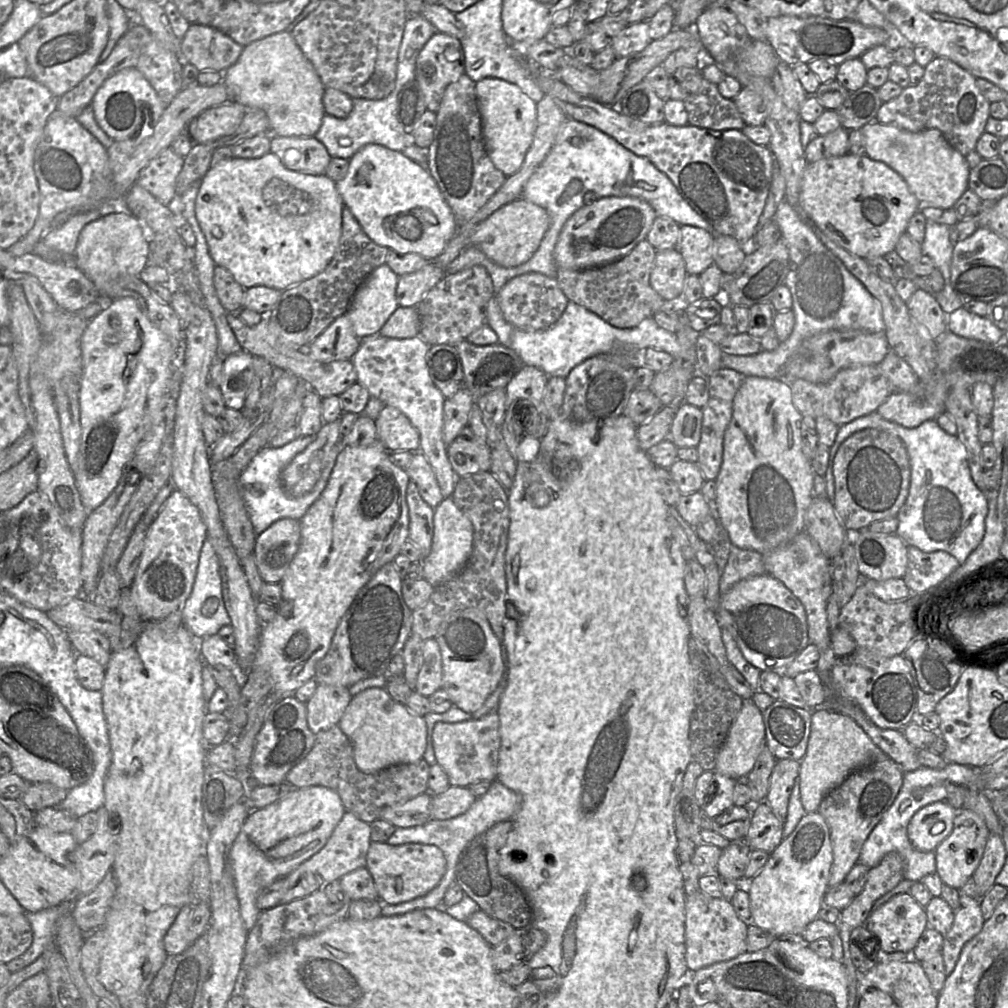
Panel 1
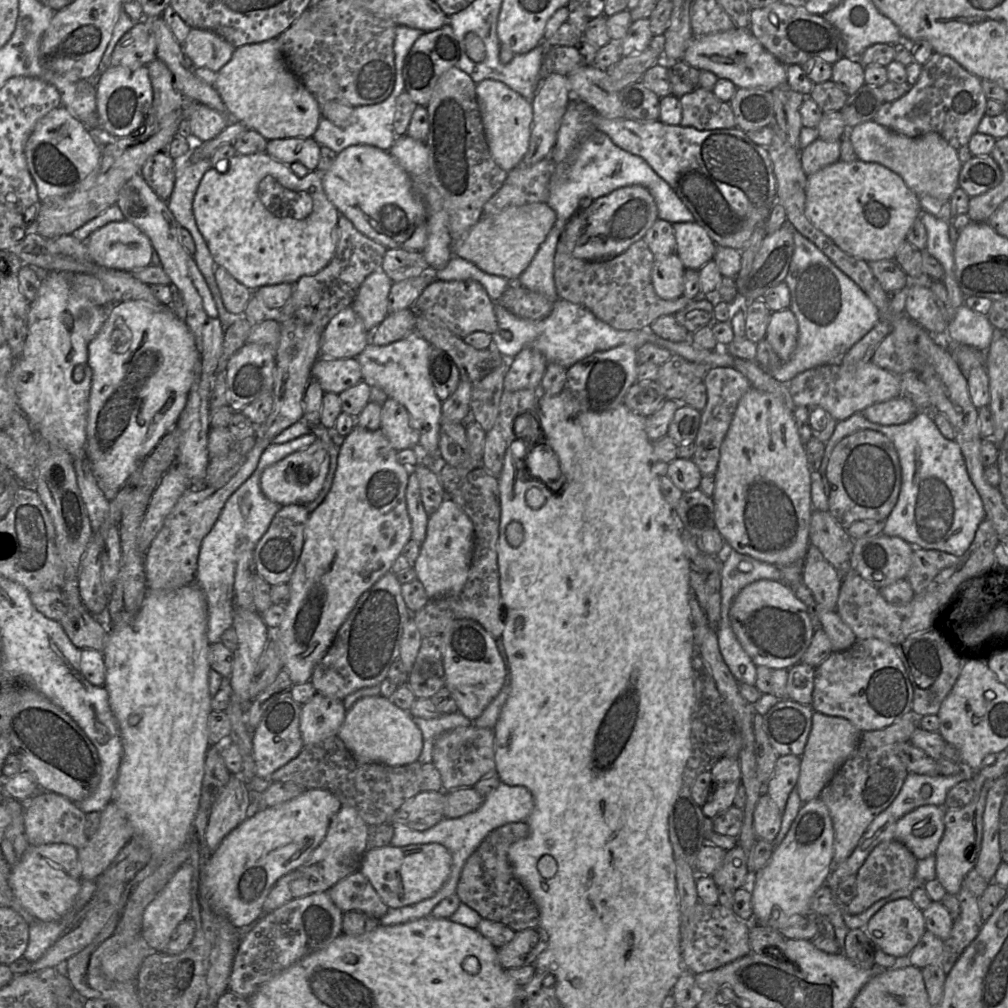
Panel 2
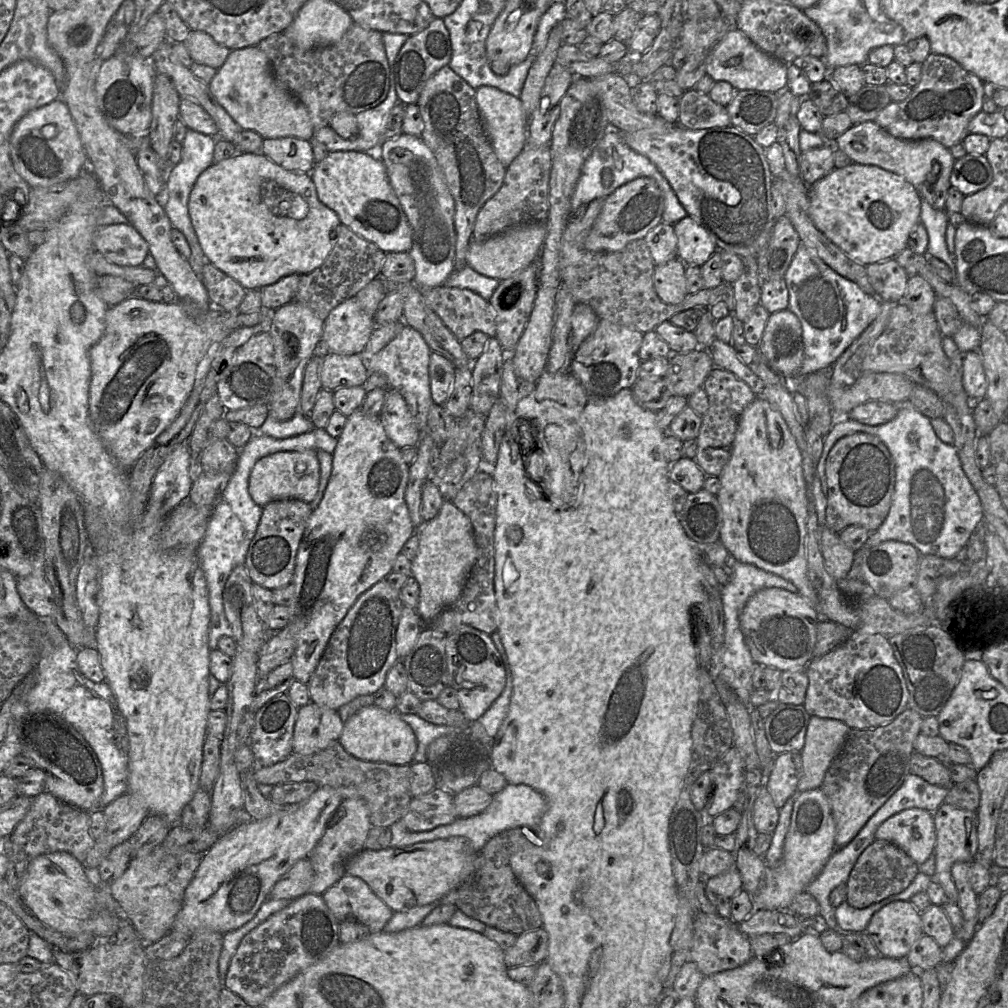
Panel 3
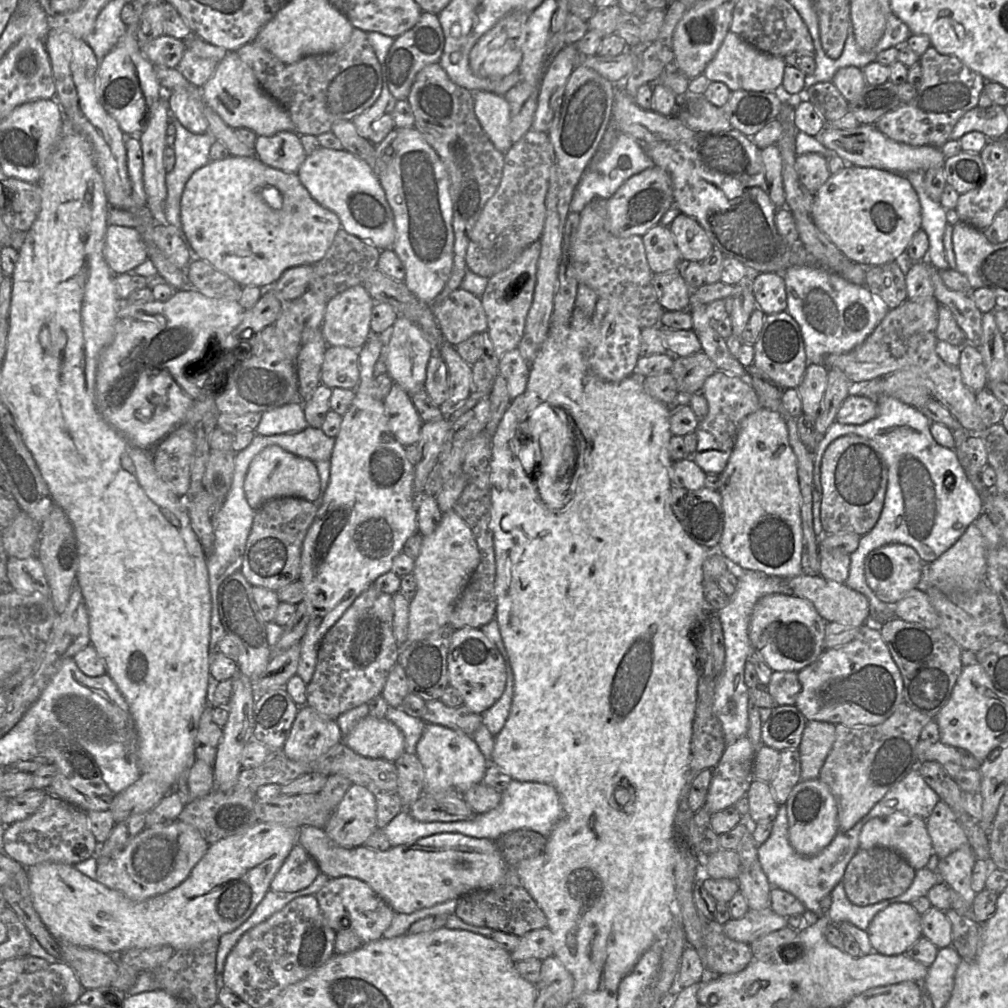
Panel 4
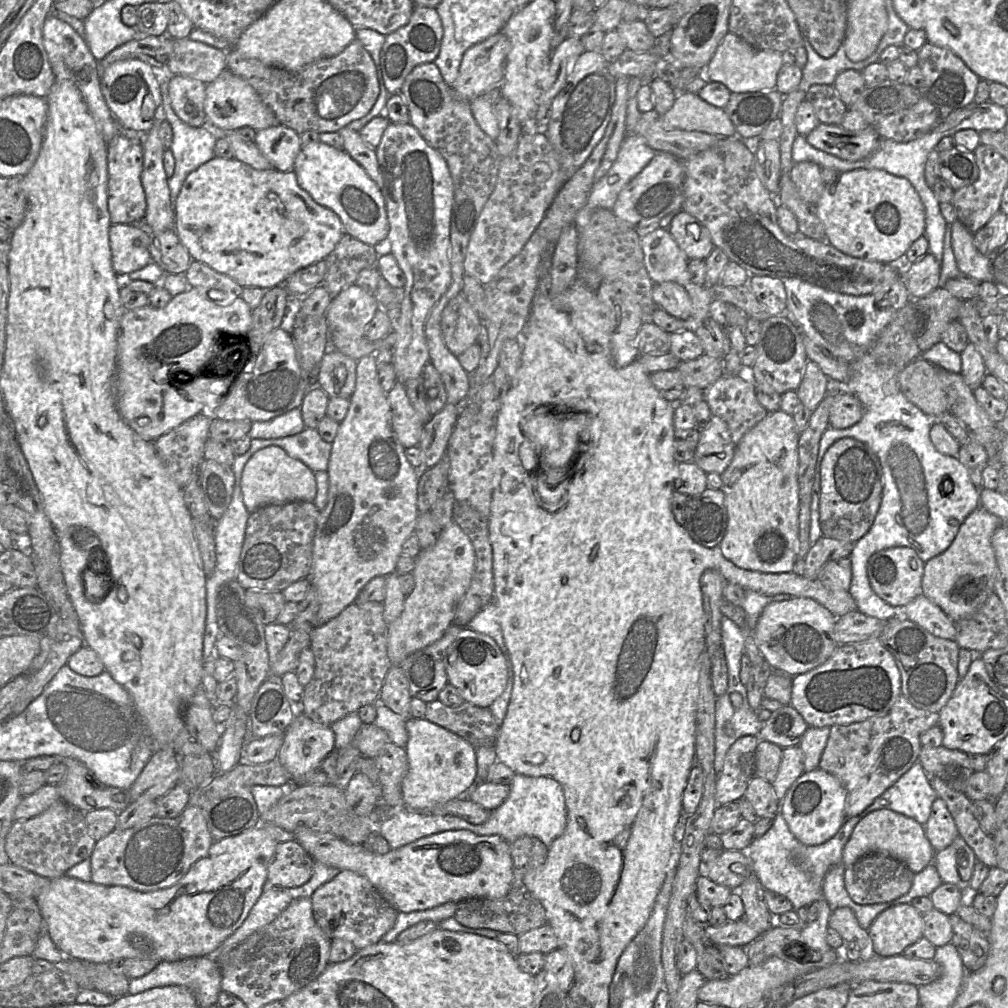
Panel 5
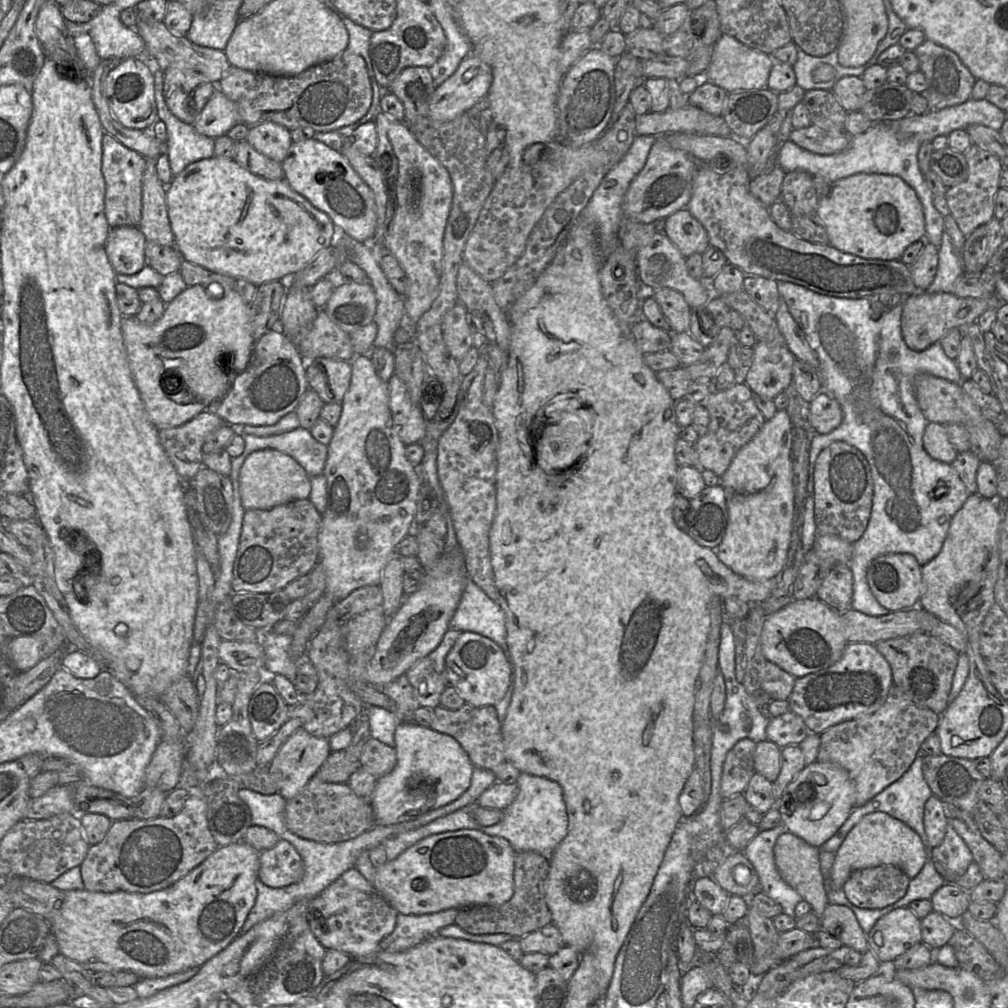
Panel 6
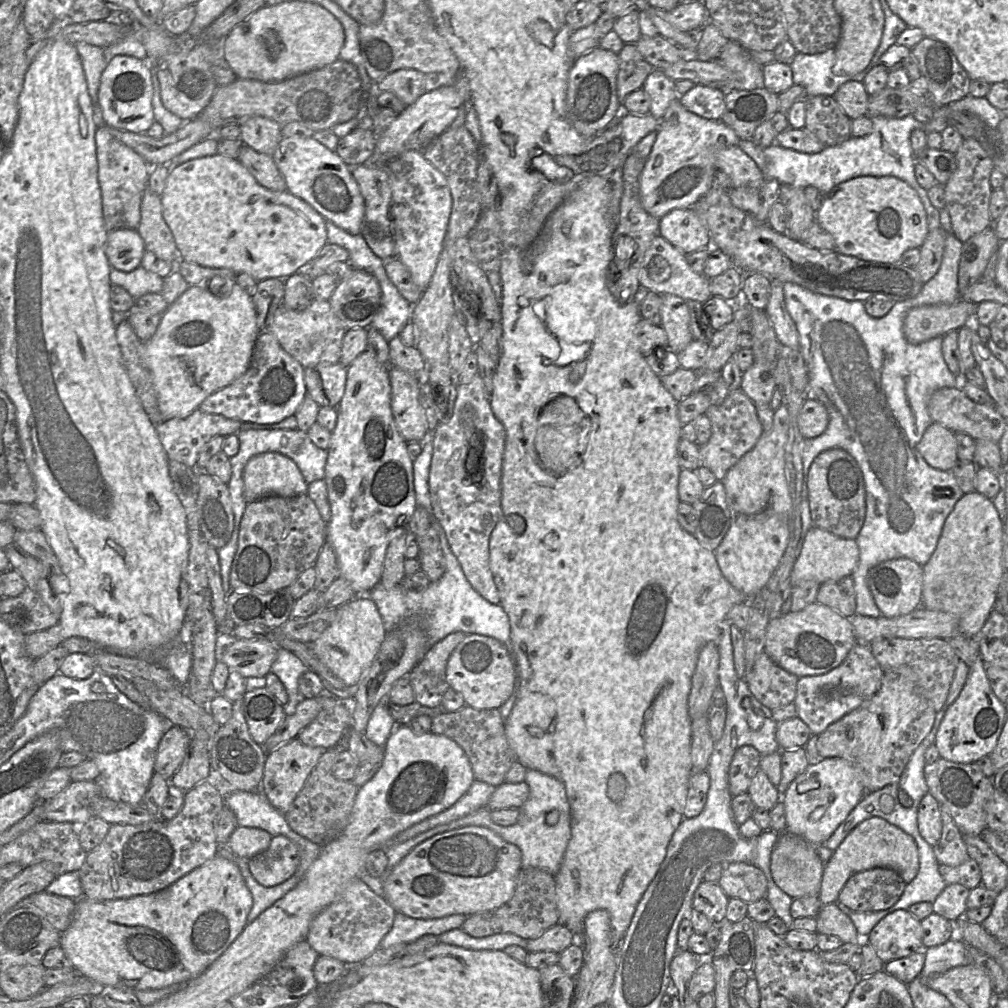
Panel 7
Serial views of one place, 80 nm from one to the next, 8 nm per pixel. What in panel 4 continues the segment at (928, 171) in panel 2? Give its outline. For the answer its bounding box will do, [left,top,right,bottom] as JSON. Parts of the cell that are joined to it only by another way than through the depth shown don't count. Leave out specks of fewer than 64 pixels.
[815,124,946,174]

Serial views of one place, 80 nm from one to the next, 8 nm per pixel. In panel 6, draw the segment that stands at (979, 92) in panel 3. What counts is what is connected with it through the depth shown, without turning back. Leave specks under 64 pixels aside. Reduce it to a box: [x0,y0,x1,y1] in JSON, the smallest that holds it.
[914,39,976,112]

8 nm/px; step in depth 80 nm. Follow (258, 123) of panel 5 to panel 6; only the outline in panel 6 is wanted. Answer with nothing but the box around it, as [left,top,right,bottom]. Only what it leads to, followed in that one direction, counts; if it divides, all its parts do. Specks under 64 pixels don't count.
[193,88,241,139]

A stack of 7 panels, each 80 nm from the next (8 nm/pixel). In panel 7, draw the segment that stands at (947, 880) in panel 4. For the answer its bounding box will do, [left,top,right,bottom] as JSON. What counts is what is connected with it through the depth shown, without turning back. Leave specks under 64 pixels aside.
[933,804,970,867]

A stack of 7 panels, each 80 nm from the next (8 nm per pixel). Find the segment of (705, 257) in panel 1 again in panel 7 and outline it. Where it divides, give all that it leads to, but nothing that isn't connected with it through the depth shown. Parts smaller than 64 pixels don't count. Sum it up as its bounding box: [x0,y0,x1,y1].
[658,208,712,254]

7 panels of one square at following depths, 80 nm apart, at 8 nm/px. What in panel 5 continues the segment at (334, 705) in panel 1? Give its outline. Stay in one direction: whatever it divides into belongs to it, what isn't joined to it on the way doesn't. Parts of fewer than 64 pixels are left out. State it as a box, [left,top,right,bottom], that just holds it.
[277,713,335,786]

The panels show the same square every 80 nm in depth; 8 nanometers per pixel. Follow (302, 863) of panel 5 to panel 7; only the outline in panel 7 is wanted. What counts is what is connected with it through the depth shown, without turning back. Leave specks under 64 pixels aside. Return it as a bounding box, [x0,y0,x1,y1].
[248,835,300,887]

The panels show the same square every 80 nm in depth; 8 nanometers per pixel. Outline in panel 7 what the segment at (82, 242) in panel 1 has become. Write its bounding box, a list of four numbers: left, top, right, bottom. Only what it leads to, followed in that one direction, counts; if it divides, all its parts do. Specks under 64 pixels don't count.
[105,229,145,272]

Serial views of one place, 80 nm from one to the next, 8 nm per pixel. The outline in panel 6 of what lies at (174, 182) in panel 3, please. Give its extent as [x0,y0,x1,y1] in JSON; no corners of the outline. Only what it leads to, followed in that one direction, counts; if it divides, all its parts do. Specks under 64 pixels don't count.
[153,69,215,179]

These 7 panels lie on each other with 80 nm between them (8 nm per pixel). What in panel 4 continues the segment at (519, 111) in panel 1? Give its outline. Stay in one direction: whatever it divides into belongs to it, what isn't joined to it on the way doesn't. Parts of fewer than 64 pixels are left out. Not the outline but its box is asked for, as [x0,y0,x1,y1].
[473,91,513,153]

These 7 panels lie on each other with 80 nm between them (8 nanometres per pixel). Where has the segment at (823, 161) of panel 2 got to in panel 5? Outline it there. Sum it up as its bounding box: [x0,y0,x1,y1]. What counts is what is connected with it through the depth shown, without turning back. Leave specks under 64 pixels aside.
[789,161,824,205]

